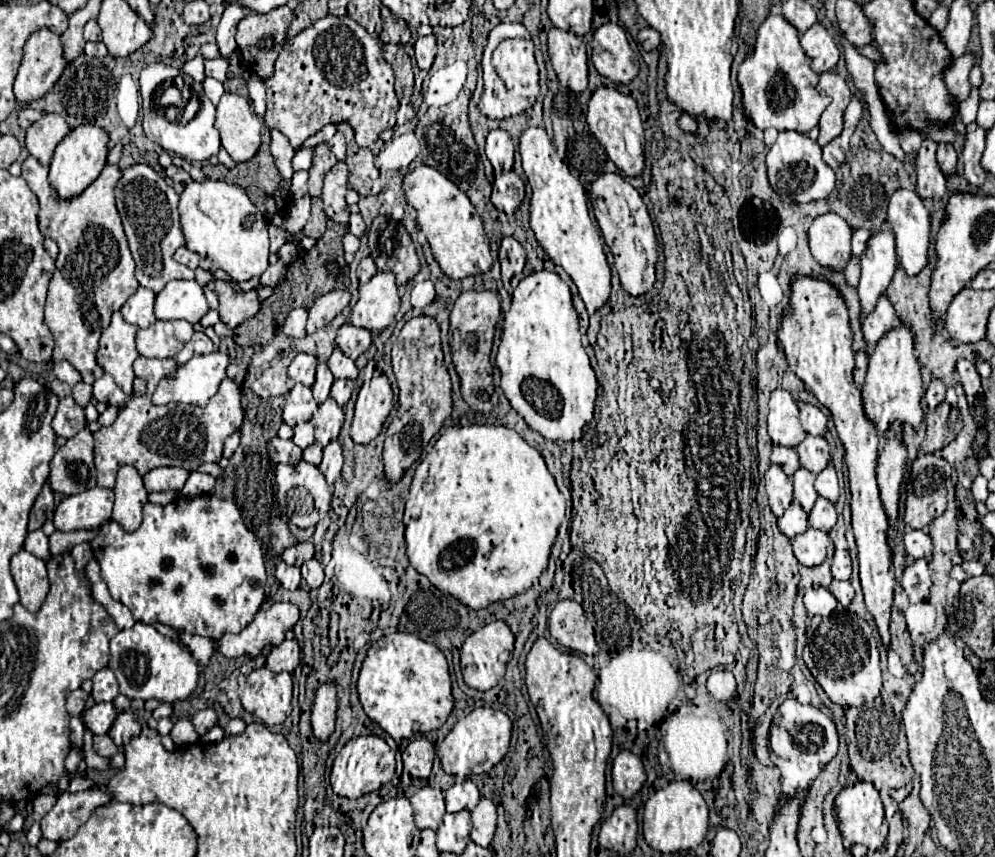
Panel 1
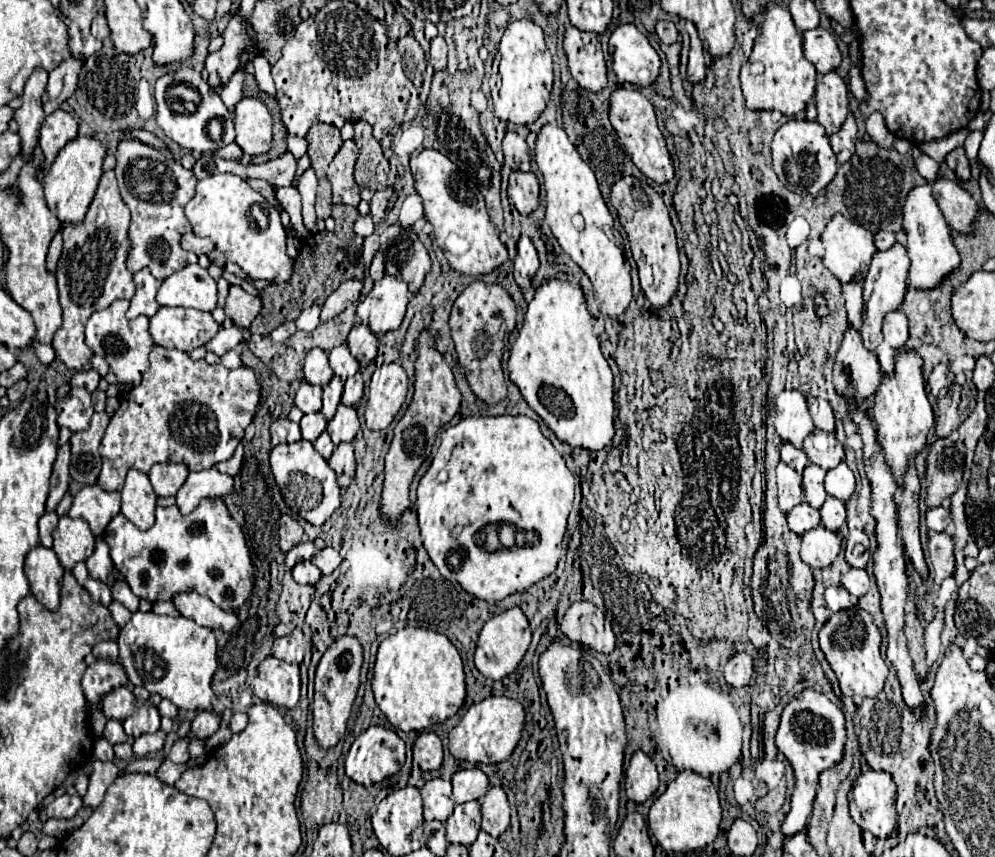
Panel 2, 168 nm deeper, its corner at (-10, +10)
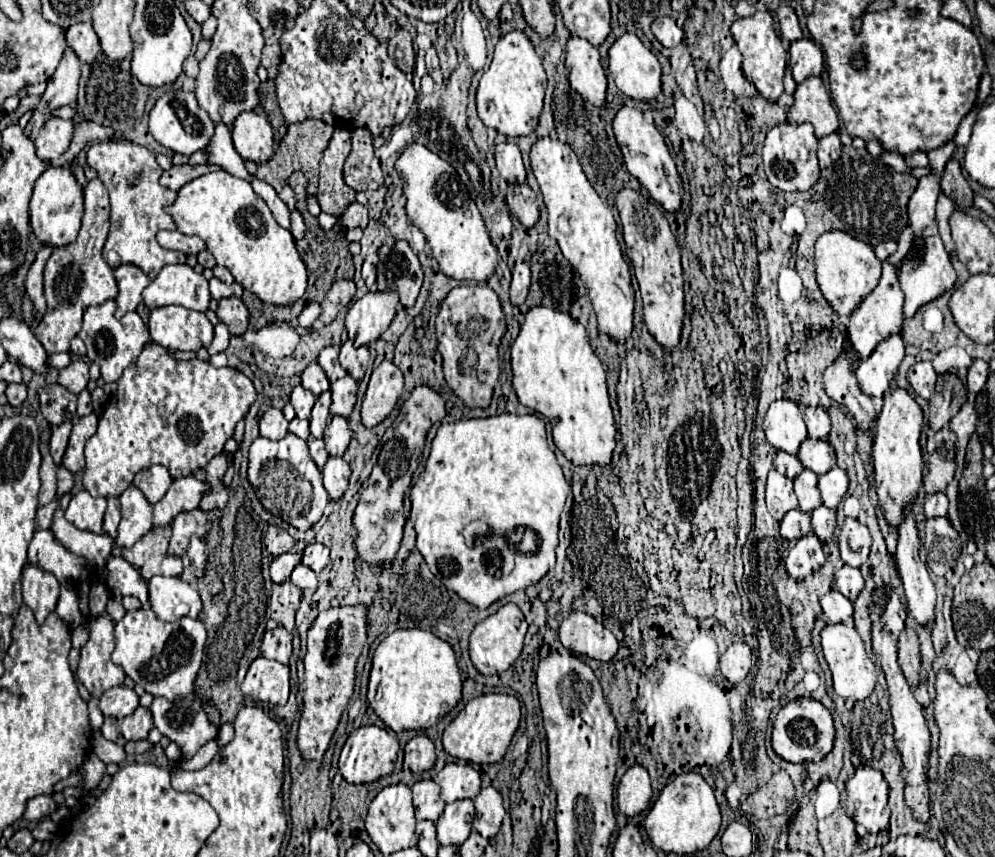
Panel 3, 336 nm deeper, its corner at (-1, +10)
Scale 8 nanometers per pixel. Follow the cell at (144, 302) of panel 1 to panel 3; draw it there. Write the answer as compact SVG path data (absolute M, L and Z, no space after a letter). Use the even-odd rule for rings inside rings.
M124 264L116 268L114 276L120 288L120 294L116 298L118 304L116 316L122 318L126 312L132 312L142 304L142 290L150 284L150 278L138 266L132 264Z

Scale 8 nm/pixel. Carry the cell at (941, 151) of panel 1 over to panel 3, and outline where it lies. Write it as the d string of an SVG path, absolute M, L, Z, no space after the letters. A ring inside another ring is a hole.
M950 158L946 168L944 168L944 174L942 174L942 180L940 180L940 186L942 190L956 202L956 206L972 206L972 188L968 184L968 180L964 178L962 174L962 166L956 158Z

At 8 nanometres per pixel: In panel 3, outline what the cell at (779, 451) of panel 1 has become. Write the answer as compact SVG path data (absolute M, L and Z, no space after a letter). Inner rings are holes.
M778 450L778 452L776 452L776 458L774 458L774 468L776 468L778 472L782 472L784 476L788 476L790 480L792 480L792 478L796 478L796 476L804 470L804 466L800 464L798 456L788 454L788 452L782 452L782 450Z

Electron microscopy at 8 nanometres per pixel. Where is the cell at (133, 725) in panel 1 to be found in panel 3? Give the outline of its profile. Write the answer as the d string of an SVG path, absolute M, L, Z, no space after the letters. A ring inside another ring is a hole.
M138 706L130 716L120 721L119 732L126 740L144 740L152 726L152 712L148 708Z

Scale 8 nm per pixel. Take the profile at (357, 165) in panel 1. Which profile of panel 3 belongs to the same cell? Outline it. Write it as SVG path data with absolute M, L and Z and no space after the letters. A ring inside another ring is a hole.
M354 128L352 132L352 152L344 164L344 182L356 190L366 192L382 184L380 160L374 156L372 134L368 128Z

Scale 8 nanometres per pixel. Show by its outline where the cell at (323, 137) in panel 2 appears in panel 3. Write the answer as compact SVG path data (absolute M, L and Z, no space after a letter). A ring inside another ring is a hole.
M314 118L298 122L298 124L290 124L284 140L280 142L280 146L276 150L276 154L268 162L262 162L258 166L256 178L268 182L276 192L280 192L282 186L287 184L289 177L294 172L302 172L308 180L308 192L314 196L318 190L318 164L322 160L322 152L326 150L328 142L332 138L332 132L334 132L334 126L330 126L322 120L314 120Z

